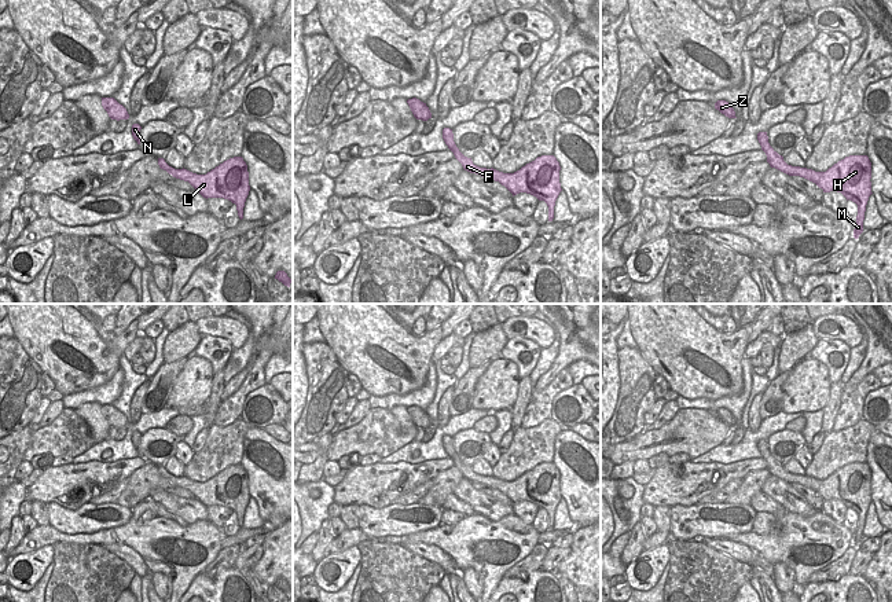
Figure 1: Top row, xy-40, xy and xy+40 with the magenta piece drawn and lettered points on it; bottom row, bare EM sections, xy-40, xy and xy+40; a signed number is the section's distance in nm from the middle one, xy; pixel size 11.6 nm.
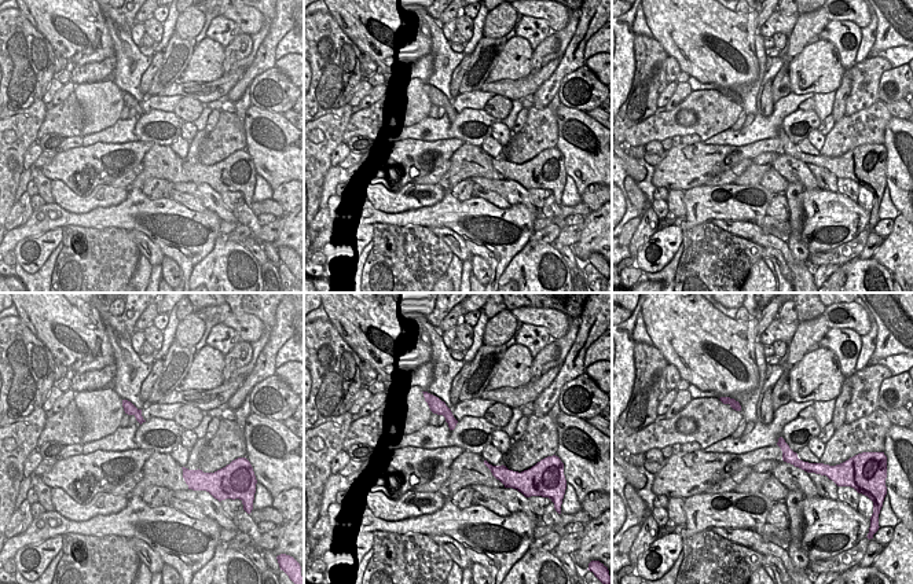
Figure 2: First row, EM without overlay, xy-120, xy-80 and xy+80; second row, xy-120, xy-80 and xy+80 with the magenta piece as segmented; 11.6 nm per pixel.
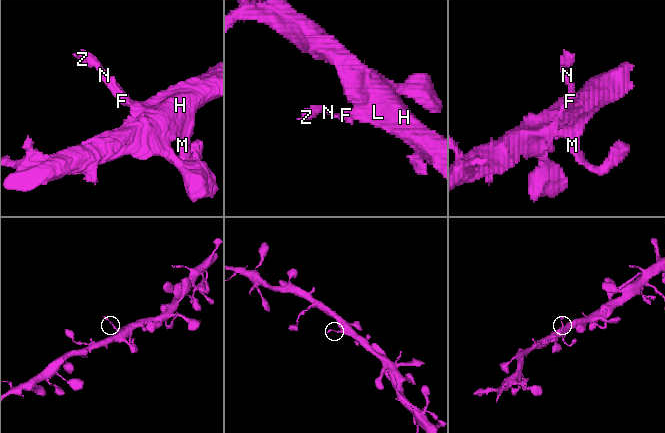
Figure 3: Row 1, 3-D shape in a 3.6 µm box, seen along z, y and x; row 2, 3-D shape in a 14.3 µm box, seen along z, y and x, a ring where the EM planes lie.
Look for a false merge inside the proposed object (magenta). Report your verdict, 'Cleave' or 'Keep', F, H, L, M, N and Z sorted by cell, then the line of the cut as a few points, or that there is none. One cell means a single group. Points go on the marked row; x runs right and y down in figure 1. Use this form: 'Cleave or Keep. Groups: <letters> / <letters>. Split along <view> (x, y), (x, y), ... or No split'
Keep. Groups: F H L M N Z. No split

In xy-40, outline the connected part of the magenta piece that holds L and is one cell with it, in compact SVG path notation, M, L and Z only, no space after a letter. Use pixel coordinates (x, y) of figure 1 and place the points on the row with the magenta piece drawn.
M234 157L206 175L197 175L187 169L175 169L164 158L158 158L161 169L176 179L188 181L203 198L224 198L236 205L238 216L243 219L243 208L250 191L247 165L242 157Z

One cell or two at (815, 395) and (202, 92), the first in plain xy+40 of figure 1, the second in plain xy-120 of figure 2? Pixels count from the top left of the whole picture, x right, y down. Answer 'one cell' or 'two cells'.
two cells

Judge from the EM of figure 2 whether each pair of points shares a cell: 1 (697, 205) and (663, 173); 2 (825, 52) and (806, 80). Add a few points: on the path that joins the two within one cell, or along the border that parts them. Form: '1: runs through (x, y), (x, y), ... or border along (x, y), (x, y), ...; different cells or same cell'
1: border along (703, 184), (693, 186), (685, 191); different cells
2: runs through (821, 59), (811, 73); same cell

